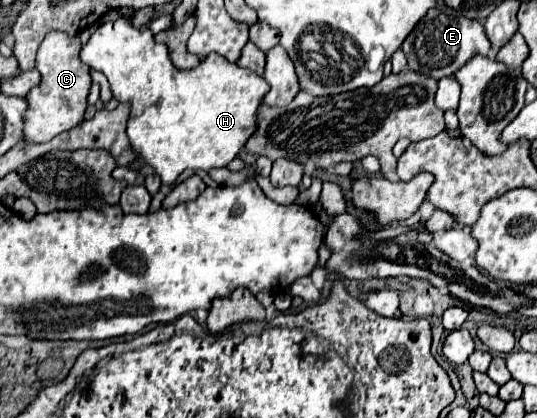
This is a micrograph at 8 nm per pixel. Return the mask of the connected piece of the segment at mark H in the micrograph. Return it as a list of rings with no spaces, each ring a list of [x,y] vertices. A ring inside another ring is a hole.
[[[125,19],[99,25],[97,31],[89,37],[87,45],[81,49],[81,61],[107,77],[111,93],[119,103],[129,101],[131,113],[127,123],[127,137],[133,147],[133,153],[141,163],[153,167],[153,171],[167,185],[173,185],[179,173],[183,173],[185,169],[209,171],[215,167],[229,165],[237,157],[241,147],[247,143],[249,135],[253,135],[257,125],[257,105],[269,89],[263,77],[235,63],[229,63],[219,53],[207,55],[193,69],[177,69],[169,57],[167,45],[155,43],[153,33],[147,27],[137,29]]]

